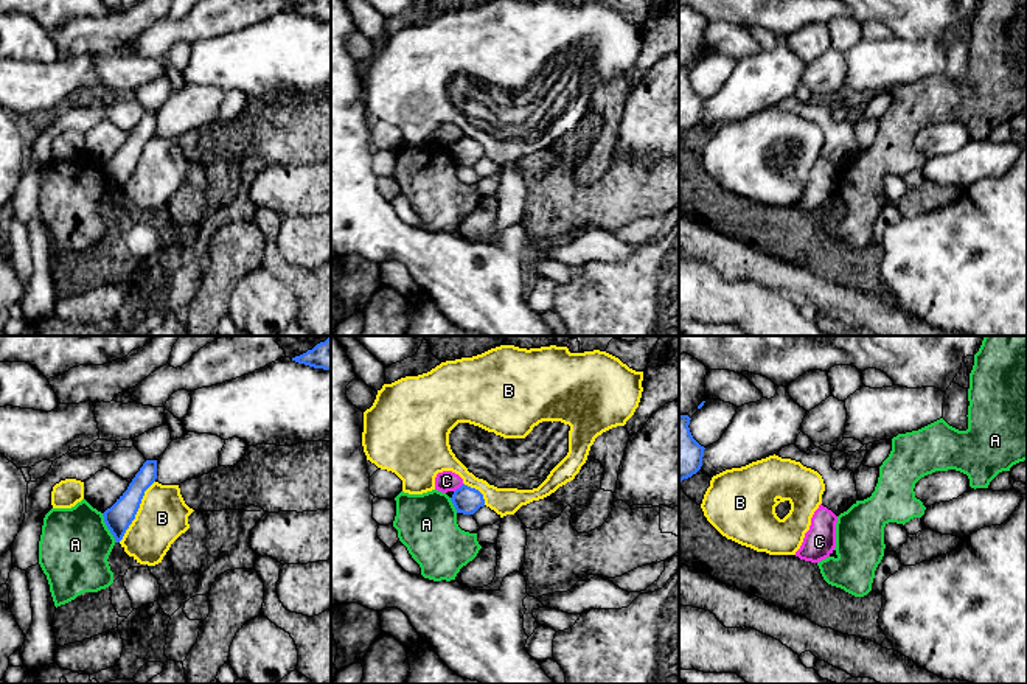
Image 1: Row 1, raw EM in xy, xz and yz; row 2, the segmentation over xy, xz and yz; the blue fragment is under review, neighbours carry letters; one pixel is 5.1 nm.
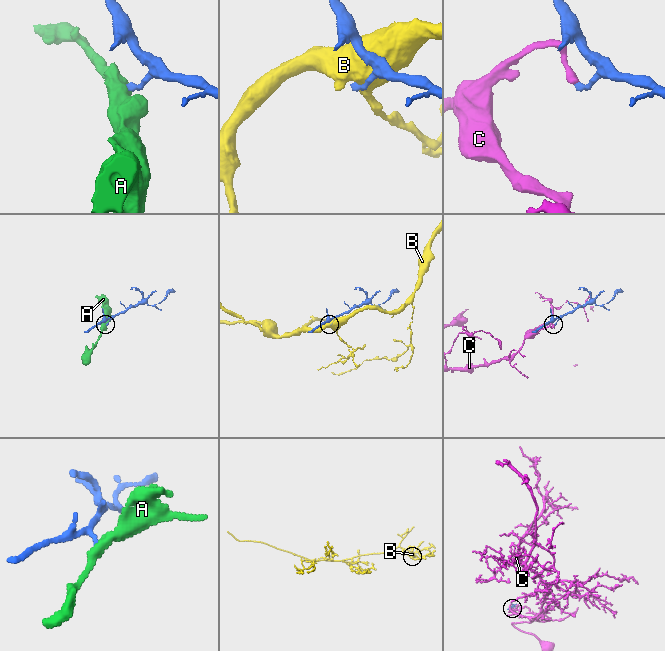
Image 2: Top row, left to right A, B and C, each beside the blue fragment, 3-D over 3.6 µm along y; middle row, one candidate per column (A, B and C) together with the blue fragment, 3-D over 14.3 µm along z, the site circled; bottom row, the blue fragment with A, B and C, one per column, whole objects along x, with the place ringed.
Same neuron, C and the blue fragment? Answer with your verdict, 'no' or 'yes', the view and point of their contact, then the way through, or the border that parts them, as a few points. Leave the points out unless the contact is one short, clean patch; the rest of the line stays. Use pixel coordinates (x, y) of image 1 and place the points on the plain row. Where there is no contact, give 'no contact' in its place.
no | xz (460, 139) | along xz (463, 136), (454, 143)

